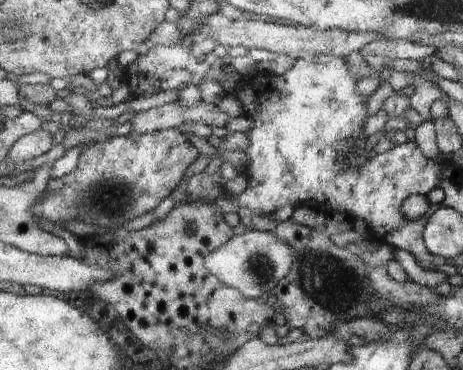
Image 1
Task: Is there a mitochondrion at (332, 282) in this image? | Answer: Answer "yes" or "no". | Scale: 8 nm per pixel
yes

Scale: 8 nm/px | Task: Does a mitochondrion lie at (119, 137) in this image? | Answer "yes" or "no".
no

